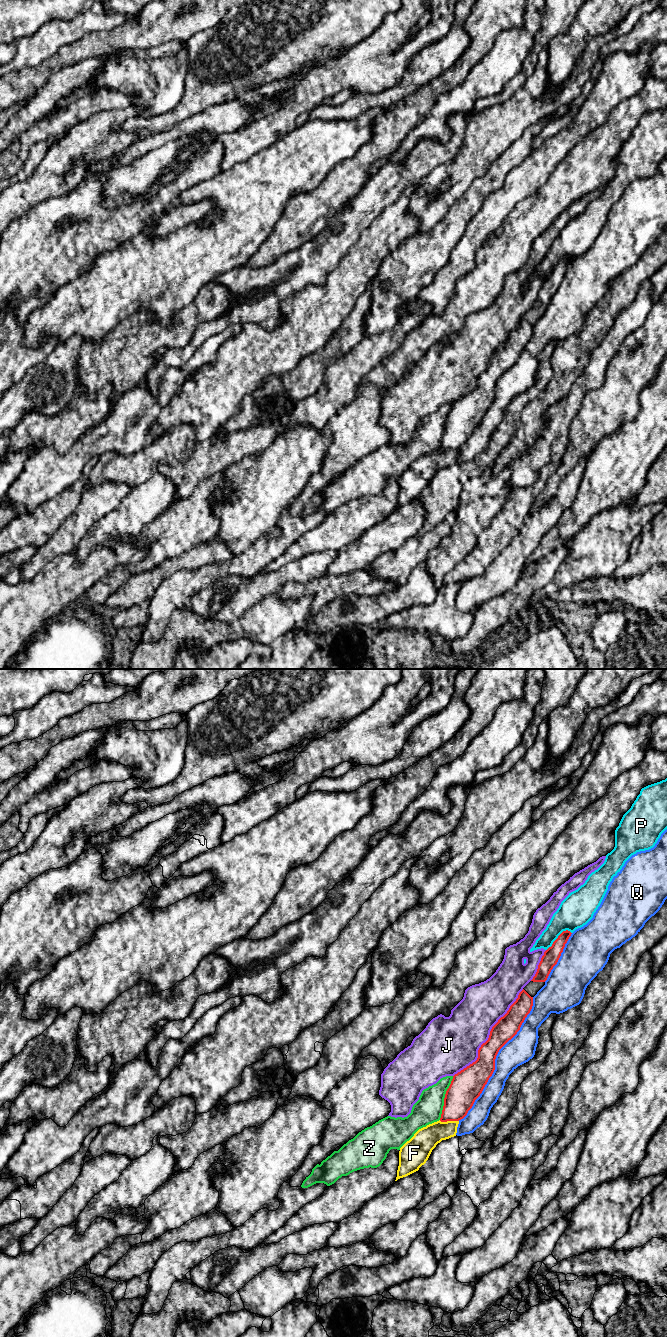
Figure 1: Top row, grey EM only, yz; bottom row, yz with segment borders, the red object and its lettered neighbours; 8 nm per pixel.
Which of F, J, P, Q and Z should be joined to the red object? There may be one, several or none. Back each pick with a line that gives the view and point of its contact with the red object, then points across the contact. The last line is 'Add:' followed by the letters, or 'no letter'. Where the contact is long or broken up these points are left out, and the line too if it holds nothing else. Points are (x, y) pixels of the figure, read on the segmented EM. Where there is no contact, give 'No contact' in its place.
F: Touches red at yz (449, 1120)
Add: F

